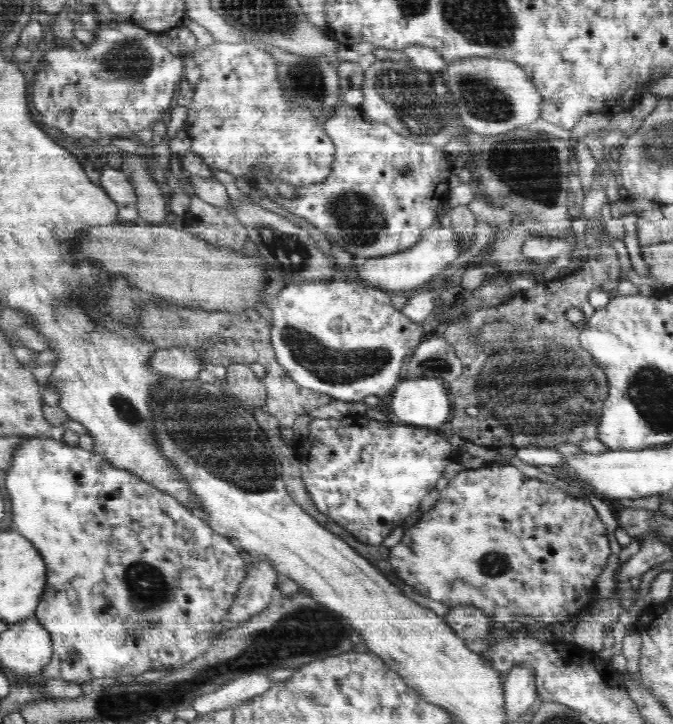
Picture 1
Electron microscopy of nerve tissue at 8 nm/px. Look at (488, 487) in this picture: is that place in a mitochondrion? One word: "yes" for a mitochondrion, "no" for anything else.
no

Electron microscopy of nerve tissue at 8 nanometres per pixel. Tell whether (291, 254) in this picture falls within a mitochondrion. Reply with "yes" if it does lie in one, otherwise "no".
yes

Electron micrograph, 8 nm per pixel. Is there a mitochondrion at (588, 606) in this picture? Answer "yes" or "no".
no

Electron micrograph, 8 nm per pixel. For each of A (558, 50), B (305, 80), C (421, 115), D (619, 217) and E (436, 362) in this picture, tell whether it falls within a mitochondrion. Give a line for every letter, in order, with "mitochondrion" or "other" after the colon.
A: other
B: mitochondrion
C: mitochondrion
D: other
E: mitochondrion

